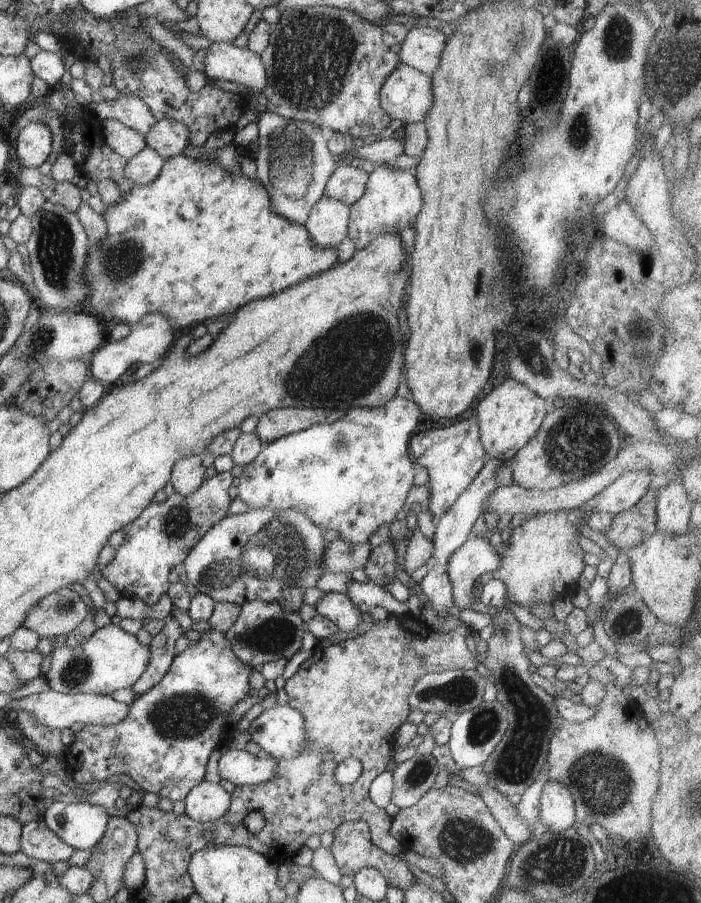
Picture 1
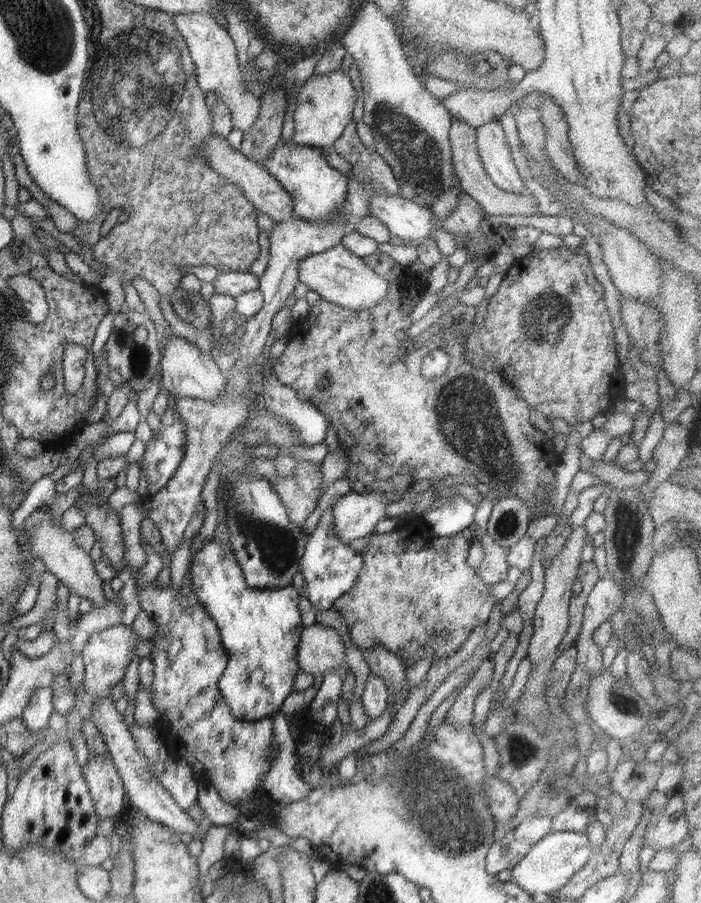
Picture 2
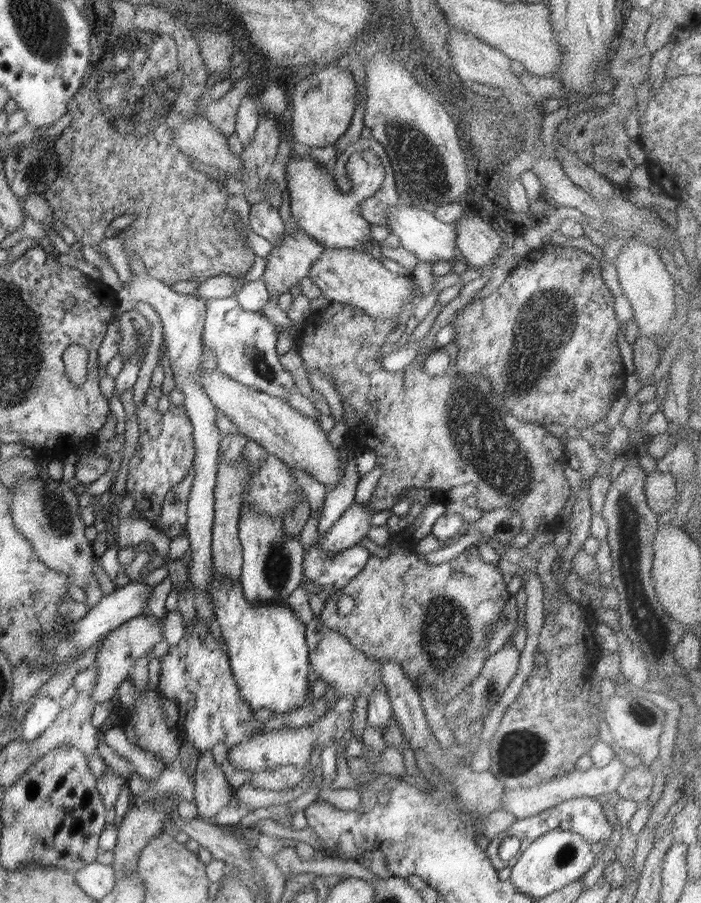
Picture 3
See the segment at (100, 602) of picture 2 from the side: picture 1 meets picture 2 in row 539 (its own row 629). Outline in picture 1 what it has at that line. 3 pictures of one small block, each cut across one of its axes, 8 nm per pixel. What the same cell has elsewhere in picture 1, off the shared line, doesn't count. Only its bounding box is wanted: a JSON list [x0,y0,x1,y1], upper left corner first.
[22,588,89,640]

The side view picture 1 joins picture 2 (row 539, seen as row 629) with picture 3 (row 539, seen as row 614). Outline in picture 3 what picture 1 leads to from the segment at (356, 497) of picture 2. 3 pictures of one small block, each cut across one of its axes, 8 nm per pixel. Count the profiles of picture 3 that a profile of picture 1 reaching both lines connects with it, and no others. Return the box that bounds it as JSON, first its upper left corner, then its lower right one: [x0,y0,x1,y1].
[319,503,372,556]

